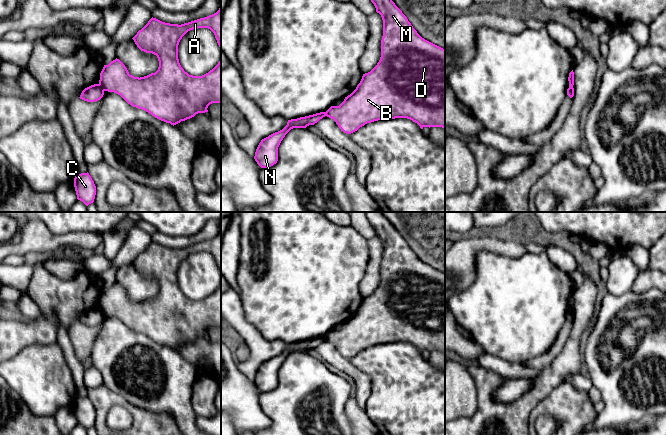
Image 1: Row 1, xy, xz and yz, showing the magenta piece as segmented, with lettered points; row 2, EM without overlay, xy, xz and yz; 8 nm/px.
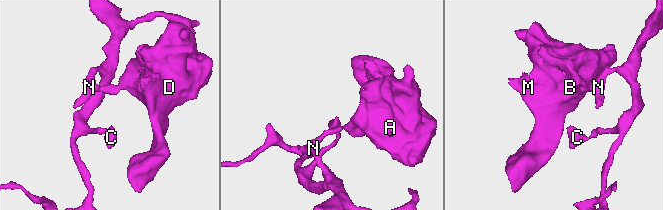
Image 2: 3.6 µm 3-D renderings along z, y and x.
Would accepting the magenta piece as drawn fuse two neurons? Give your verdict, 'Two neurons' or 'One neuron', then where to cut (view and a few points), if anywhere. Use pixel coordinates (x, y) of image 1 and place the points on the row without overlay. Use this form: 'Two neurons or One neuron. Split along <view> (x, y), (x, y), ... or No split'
Two neurons. Split along xy (99, 307), (104, 314)

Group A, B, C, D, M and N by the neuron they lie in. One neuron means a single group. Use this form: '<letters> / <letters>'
A B D M / C N

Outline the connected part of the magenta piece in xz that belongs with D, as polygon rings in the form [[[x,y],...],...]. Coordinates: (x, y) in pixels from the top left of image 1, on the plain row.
[[[366,212],[371,226],[383,244],[381,281],[377,289],[363,298],[356,313],[339,330],[331,330],[325,340],[333,343],[346,358],[367,347],[382,343],[407,342],[424,351],[445,352],[445,273],[425,264],[413,252],[407,241],[381,212]]]

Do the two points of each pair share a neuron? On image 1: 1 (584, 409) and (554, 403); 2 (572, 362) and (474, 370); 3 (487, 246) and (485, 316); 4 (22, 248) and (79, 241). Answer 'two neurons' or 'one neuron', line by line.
1: one neuron
2: one neuron
3: two neurons
4: one neuron

